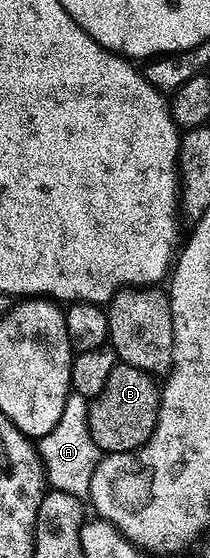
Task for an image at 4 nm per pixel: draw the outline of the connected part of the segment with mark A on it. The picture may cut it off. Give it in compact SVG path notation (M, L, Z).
M71 395L65 402L65 411L57 421L57 426L49 434L38 437L37 451L43 461L43 471L48 485L56 492L73 494L80 498L90 497L93 472L97 470L101 453L89 434L87 425L87 406L85 396Z

